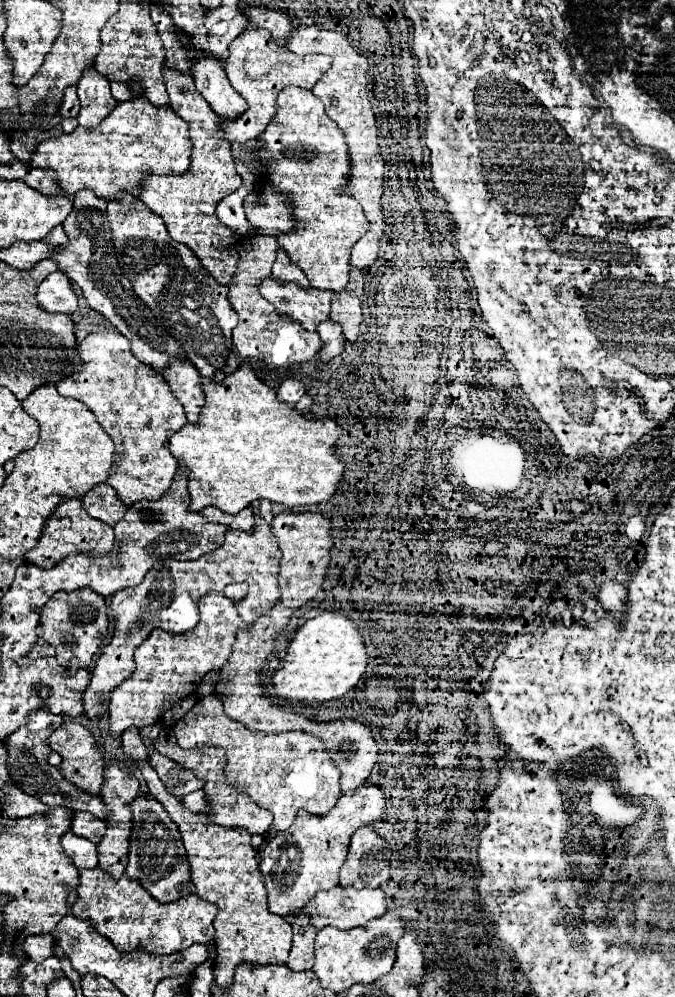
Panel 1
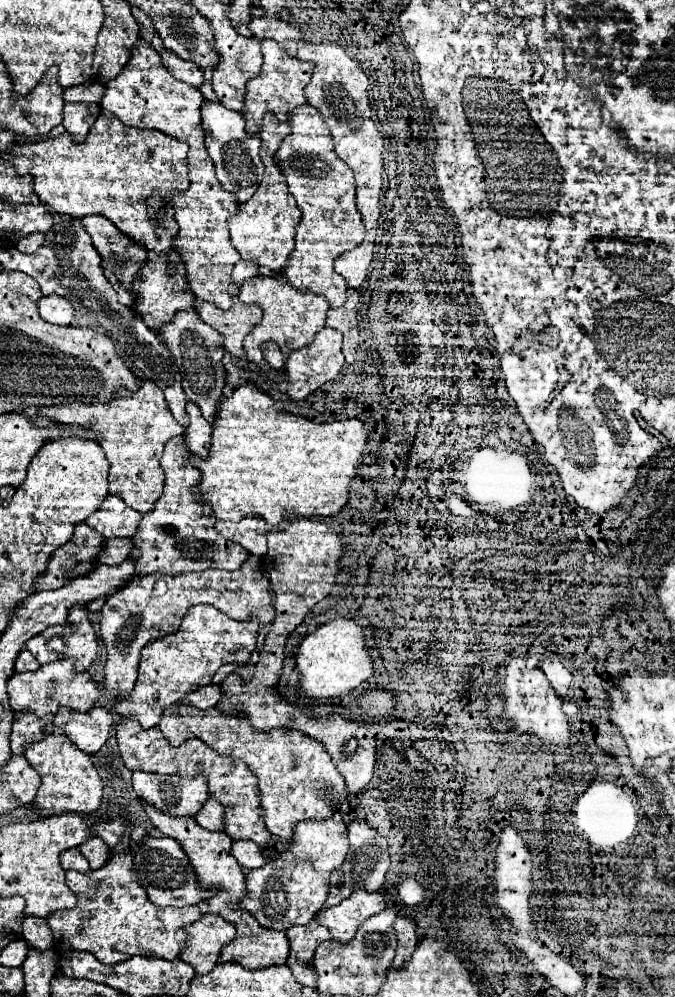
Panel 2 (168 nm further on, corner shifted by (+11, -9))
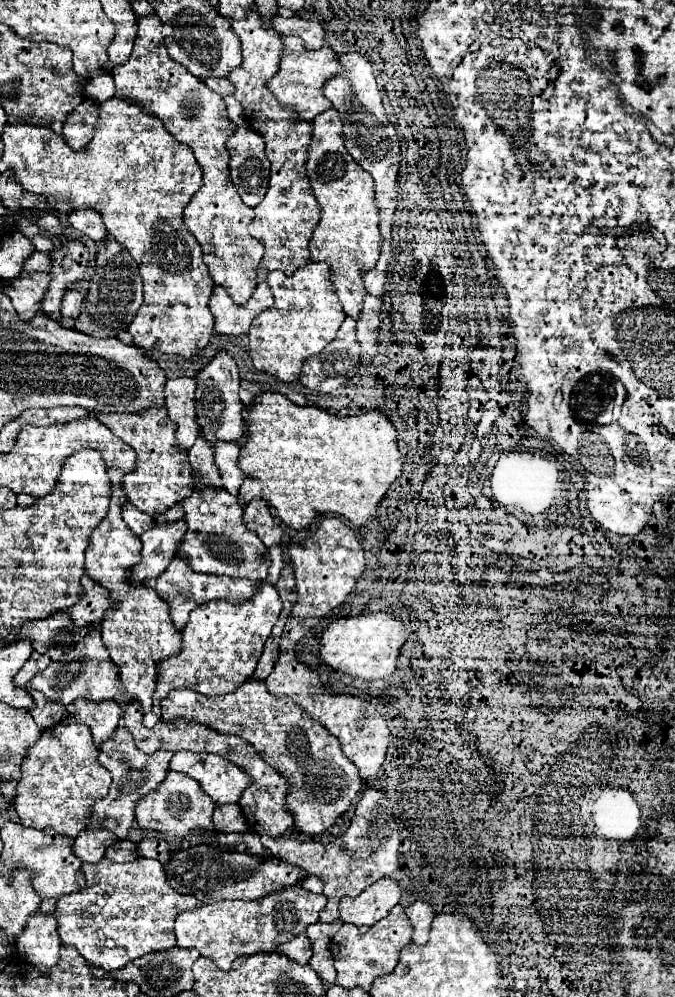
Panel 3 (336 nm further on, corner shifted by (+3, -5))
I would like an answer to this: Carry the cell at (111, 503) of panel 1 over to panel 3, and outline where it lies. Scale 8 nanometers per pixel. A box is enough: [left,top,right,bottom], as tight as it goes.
[122,503,152,535]

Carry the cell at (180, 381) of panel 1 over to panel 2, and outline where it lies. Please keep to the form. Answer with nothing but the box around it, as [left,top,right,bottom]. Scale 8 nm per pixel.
[184,401,212,457]

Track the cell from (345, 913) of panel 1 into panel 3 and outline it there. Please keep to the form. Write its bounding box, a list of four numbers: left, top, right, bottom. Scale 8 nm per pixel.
[340,877,402,931]

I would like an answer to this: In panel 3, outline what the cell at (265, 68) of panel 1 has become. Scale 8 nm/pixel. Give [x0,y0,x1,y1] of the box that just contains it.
[268,37,342,121]

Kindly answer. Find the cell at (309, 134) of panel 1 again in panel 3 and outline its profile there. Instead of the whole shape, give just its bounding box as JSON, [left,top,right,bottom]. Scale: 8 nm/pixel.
[308,109,382,319]

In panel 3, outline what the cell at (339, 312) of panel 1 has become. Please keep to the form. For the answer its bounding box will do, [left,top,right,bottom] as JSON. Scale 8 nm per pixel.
[356,295,384,361]

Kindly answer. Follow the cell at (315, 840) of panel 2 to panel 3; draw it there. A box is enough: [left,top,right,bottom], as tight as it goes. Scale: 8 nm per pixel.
[174,887,326,971]

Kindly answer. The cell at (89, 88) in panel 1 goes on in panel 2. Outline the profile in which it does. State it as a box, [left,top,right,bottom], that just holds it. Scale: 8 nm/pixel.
[62,103,100,141]

